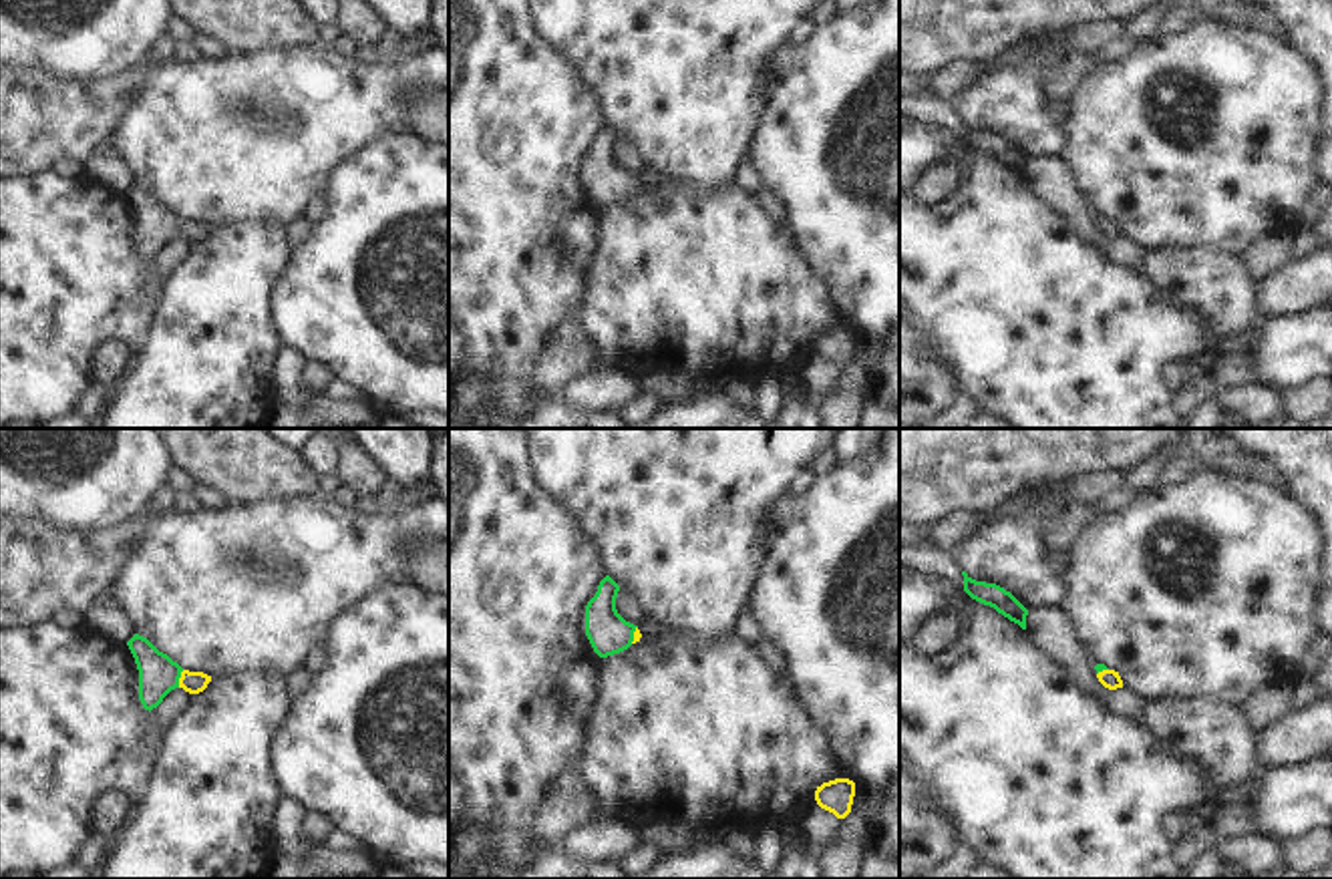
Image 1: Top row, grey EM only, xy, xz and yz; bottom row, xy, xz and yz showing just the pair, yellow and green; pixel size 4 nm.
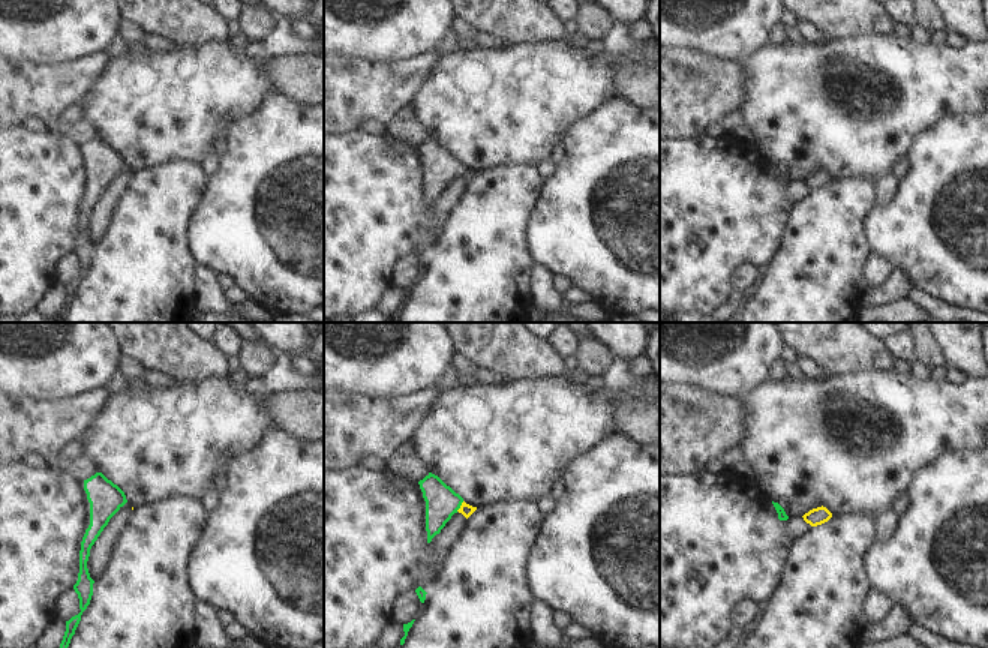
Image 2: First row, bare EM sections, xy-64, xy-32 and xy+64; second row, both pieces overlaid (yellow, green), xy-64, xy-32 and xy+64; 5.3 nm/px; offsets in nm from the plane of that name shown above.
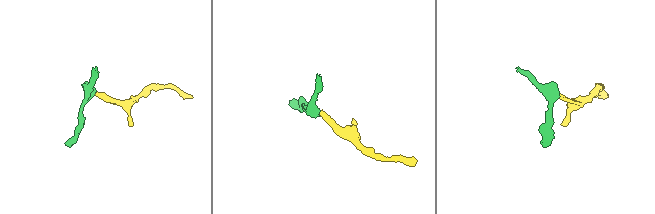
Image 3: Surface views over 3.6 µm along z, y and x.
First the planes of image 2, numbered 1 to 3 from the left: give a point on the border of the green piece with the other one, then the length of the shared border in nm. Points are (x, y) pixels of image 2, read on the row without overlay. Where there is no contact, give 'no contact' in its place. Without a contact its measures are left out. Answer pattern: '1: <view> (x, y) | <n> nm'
1: no contact
2: xy-32 (461, 170) | 70 nm
3: no contact

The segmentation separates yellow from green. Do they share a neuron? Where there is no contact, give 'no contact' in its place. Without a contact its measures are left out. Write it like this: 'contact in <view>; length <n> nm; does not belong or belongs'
contact in xy; length 80 nm; belongs

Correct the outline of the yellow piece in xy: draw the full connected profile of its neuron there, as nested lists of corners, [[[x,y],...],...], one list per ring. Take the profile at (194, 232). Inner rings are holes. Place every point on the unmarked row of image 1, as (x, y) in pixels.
[[[135,183],[127,195],[139,219],[139,249],[149,261],[157,257],[175,237],[183,237],[189,243],[199,243],[211,231],[211,225],[203,221],[183,219],[139,183]]]

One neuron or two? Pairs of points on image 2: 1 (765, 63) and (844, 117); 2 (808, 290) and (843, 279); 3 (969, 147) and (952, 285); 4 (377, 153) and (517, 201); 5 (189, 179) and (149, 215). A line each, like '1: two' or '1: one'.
1: one
2: one
3: one
4: two
5: one

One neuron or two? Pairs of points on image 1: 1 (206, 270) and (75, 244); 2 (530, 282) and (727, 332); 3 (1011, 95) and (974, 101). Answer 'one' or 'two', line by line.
1: two
2: two
3: one

